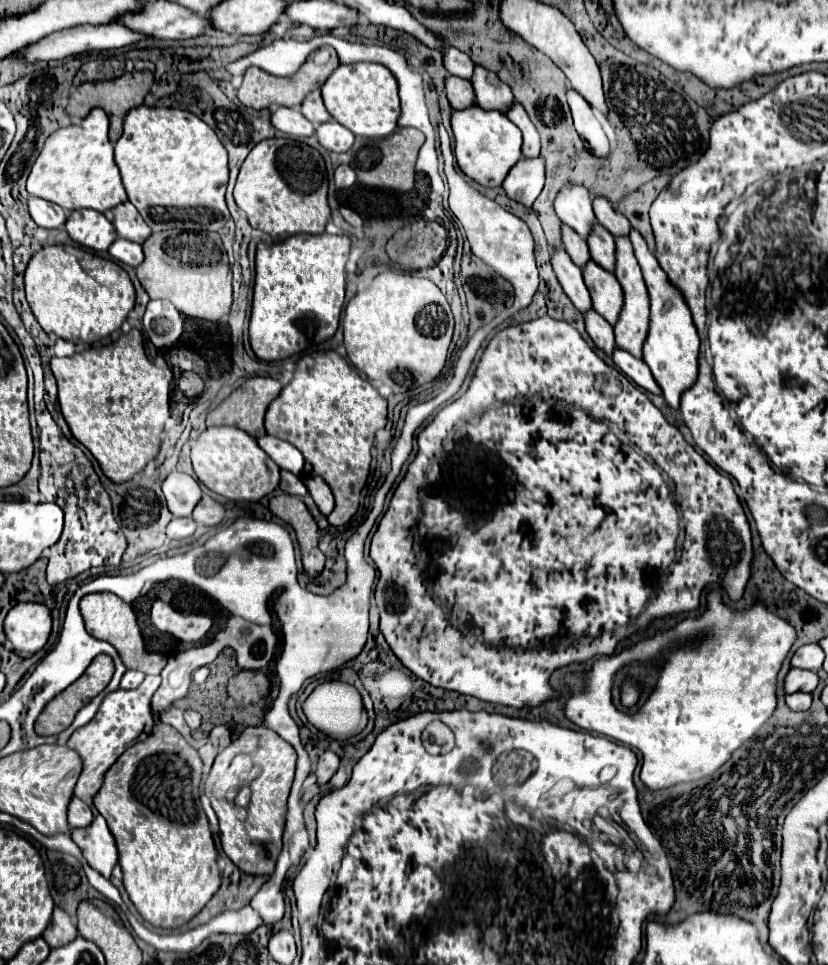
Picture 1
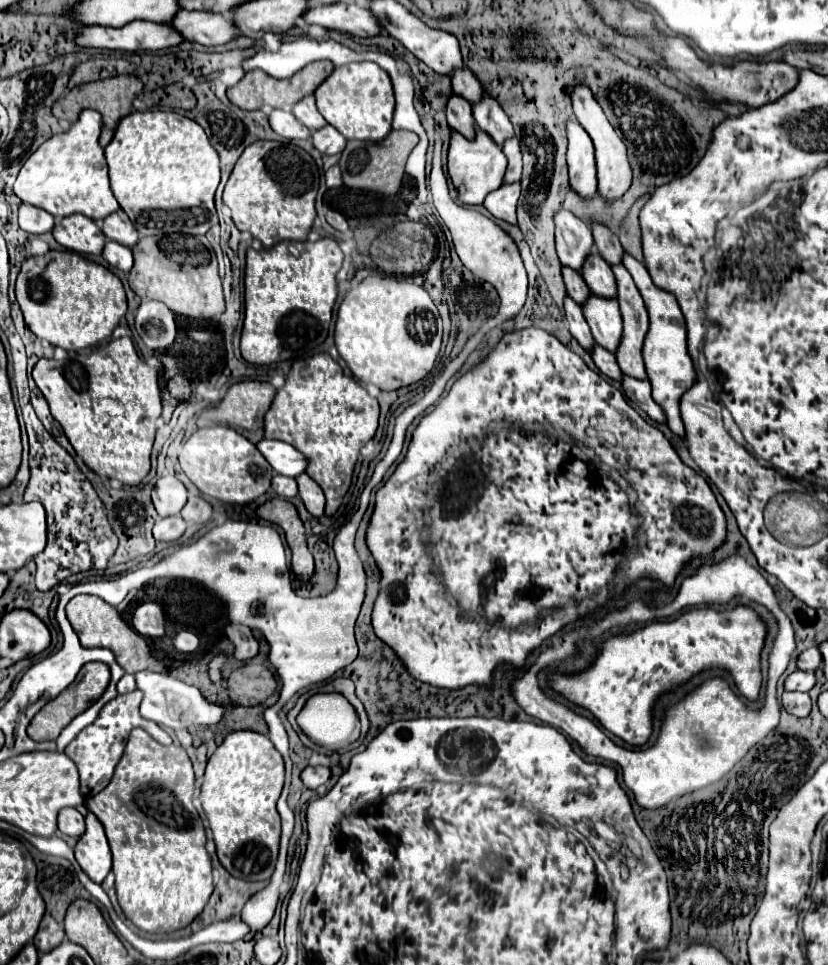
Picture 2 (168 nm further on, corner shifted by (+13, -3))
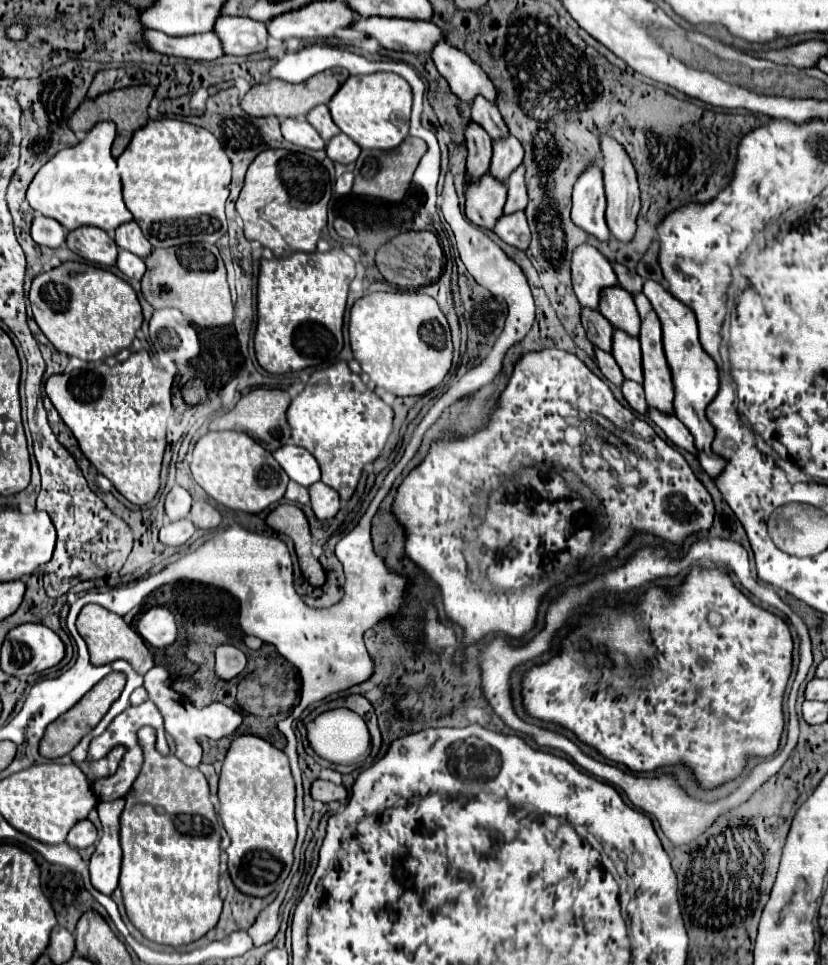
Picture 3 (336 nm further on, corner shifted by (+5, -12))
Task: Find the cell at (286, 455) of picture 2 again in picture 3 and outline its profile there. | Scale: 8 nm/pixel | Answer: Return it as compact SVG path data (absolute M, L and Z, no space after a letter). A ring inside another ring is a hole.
M286 444L274 452L274 458L290 476L290 480L306 488L320 480L320 466L306 448L300 448L296 444Z

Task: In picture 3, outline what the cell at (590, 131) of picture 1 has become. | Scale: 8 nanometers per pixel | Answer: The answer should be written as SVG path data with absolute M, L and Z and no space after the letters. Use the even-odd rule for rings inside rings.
M592 164L574 184L572 222L590 236L598 238L600 242L608 242L610 230L604 220L604 210L606 210L606 198L604 198L602 170L598 164Z

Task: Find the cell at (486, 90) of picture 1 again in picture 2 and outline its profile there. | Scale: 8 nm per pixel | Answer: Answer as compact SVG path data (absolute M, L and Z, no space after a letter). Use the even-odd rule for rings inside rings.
M486 91L480 103L472 103L472 115L474 115L474 123L482 131L486 131L498 145L502 145L508 137L514 135L508 115L500 107L500 103L496 103L496 99L492 99Z

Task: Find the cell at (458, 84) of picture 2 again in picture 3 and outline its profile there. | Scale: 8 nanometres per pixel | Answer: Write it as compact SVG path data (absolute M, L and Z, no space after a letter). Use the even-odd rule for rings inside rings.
M476 96L476 100L472 102L472 120L480 124L488 132L488 136L492 136L492 140L500 140L510 134L496 104L488 102L482 96Z

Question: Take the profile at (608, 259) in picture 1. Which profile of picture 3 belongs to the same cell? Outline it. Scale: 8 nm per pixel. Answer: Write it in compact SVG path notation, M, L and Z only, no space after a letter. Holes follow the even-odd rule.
M606 288L602 292L598 310L612 324L612 328L622 330L634 338L640 336L640 316L636 312L634 298L624 288Z

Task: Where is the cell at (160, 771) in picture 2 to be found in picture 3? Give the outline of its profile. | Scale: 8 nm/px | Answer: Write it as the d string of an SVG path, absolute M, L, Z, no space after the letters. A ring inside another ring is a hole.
M148 726L138 732L144 750L144 766L126 794L126 808L120 816L120 842L124 850L120 890L130 922L144 938L164 946L184 946L202 938L218 924L222 900L218 896L220 878L220 822L210 802L210 790L198 768L182 764L174 754L162 756L156 748L156 732Z

